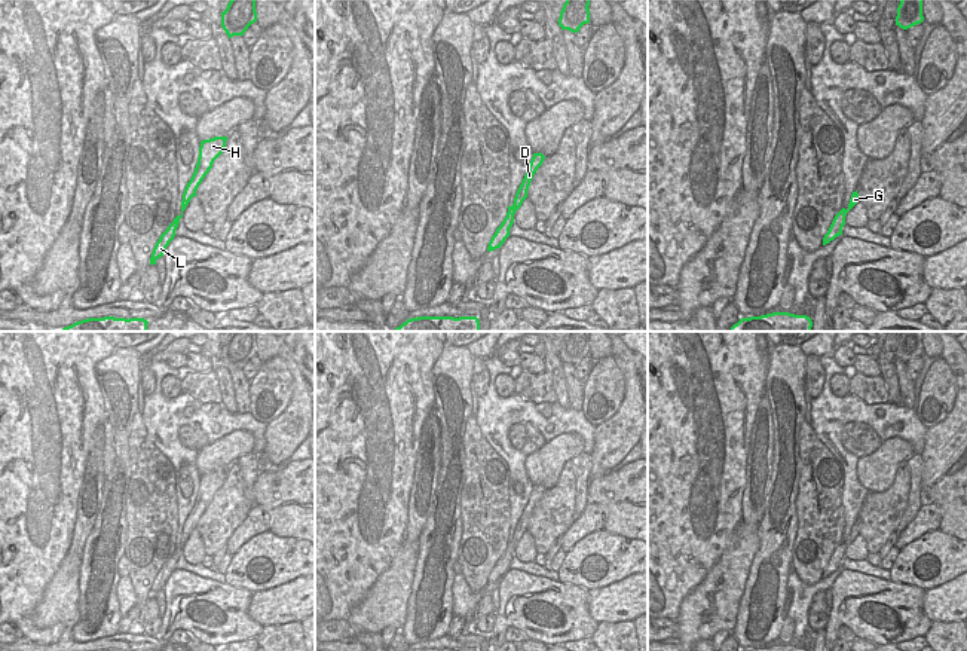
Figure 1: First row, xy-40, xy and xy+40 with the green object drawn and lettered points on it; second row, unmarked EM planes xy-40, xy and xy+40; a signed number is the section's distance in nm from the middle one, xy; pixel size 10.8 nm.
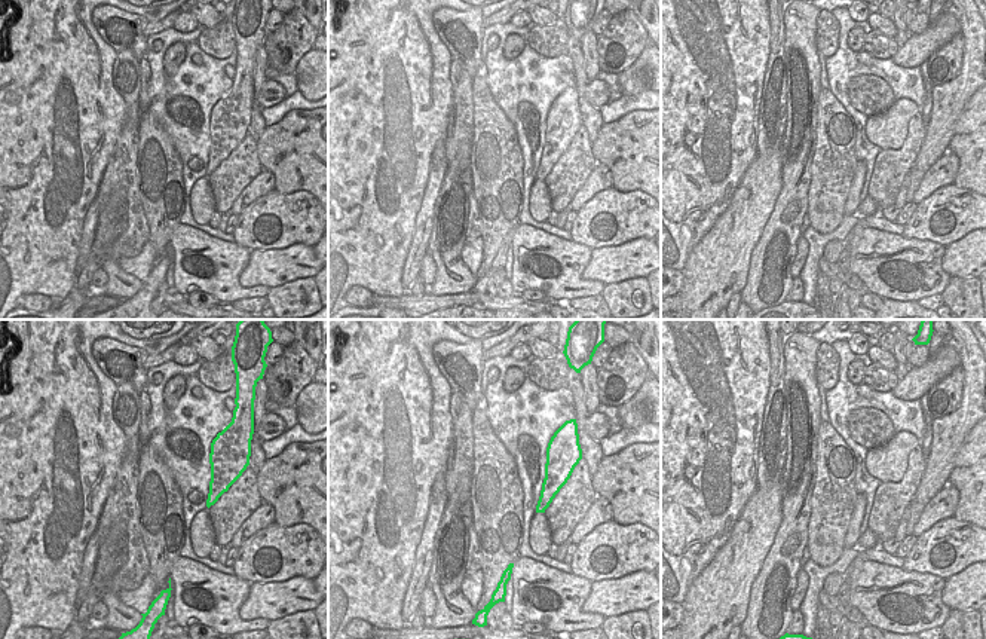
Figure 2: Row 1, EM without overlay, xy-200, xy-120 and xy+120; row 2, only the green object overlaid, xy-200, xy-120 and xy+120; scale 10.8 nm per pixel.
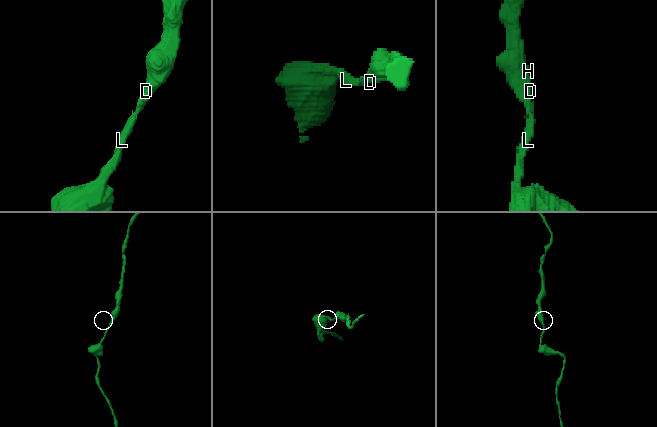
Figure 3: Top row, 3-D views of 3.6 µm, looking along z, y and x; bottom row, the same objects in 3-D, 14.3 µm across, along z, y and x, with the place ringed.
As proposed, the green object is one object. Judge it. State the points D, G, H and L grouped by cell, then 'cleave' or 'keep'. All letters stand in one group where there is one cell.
D G H L; keep

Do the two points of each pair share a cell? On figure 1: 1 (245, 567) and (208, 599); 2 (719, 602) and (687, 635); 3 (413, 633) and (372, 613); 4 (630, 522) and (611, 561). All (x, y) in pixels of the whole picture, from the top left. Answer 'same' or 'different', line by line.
1: different
2: same
3: different
4: different

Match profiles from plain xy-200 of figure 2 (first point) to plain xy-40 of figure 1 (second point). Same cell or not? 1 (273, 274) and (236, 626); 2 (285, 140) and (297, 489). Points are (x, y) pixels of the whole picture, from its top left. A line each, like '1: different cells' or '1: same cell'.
1: different cells
2: same cell

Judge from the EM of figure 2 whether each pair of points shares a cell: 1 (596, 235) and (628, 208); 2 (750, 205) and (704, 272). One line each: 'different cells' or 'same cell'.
1: same cell
2: same cell

